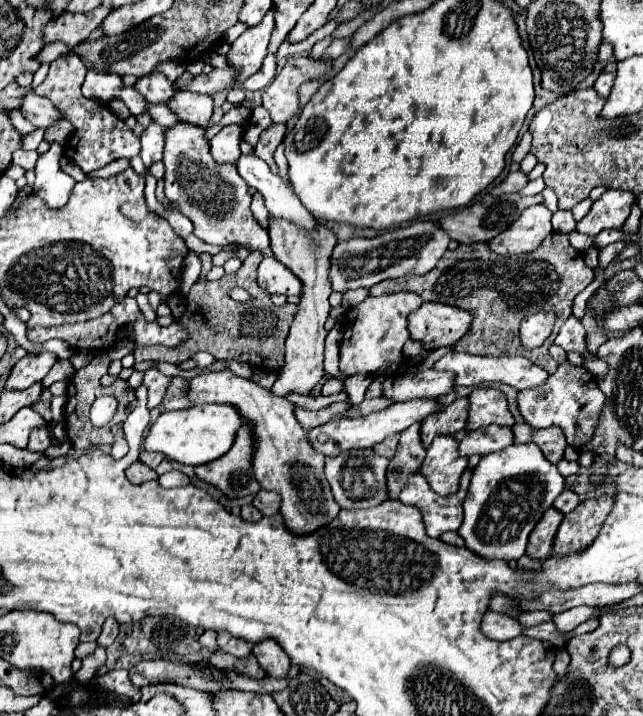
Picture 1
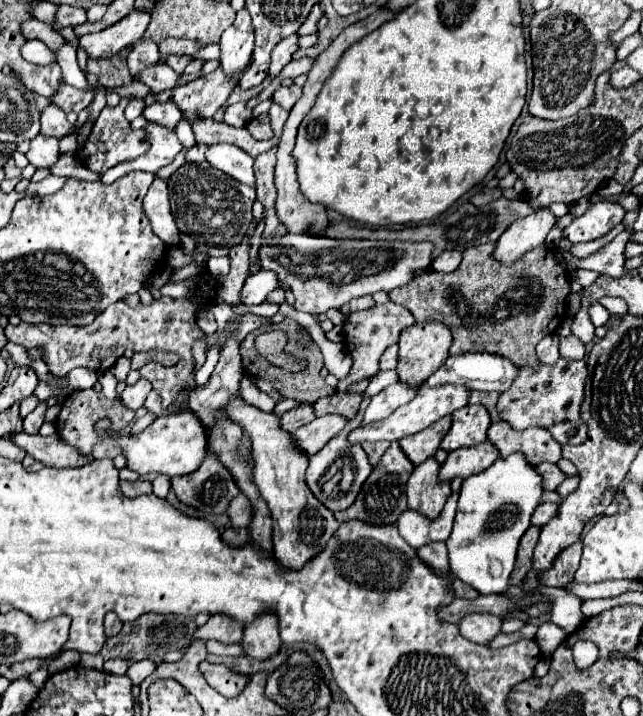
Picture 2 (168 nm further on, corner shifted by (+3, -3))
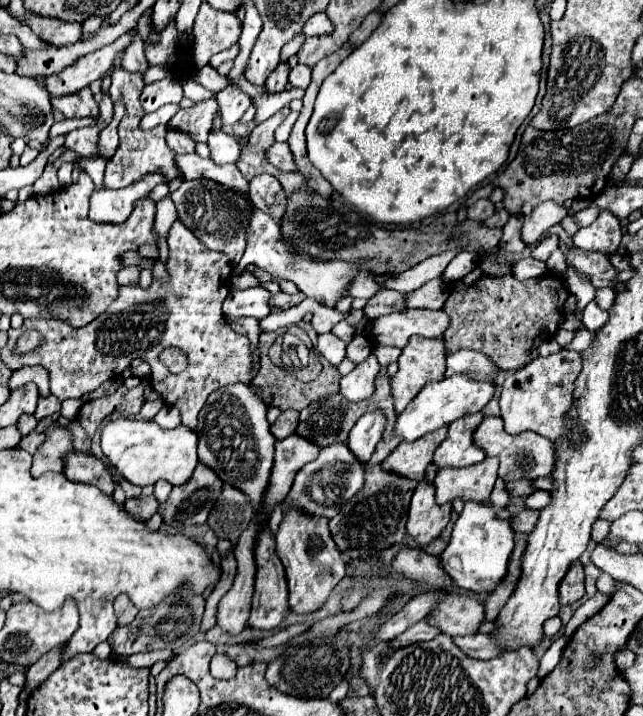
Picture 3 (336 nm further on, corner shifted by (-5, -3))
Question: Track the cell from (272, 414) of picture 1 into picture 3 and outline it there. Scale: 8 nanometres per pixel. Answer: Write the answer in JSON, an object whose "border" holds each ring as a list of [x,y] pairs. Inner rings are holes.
{"border":[[[288,511],[276,535],[276,555],[280,557],[288,579],[290,613],[308,615],[322,609],[332,589],[346,575],[344,559],[328,531],[328,519],[322,517],[308,517],[300,511]]]}

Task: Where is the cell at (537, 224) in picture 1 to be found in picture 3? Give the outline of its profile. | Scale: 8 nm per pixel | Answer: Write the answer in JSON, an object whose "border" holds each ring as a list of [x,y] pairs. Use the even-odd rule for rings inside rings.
{"border":[[[544,201],[540,205],[534,207],[534,211],[530,215],[524,217],[524,227],[522,227],[522,241],[526,245],[534,245],[544,231],[548,231],[550,227],[558,225],[564,217],[568,215],[566,207],[560,203],[552,203],[552,201]]]}

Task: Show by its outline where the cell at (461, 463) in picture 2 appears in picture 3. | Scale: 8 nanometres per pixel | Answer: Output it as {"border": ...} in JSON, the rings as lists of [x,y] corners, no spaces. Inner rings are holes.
{"border":[[[490,457],[478,465],[462,467],[462,469],[442,469],[434,479],[436,487],[436,503],[452,503],[454,499],[488,503],[488,495],[492,493],[498,471],[498,459]]]}

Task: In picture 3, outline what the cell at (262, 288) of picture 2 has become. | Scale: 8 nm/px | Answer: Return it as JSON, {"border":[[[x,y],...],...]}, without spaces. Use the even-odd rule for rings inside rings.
{"border":[[[262,287],[254,289],[244,289],[244,291],[230,291],[228,299],[222,303],[222,311],[226,319],[238,319],[238,317],[254,317],[254,319],[264,319],[270,313],[268,307],[270,293]]]}

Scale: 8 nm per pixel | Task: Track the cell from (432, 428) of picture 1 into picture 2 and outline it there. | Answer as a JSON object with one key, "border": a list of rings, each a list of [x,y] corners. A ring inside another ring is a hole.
{"border":[[[446,415],[438,419],[432,427],[426,427],[424,431],[418,431],[416,435],[408,435],[400,439],[400,447],[414,465],[420,465],[424,459],[432,457],[438,451],[450,425],[452,425],[452,415]]]}

